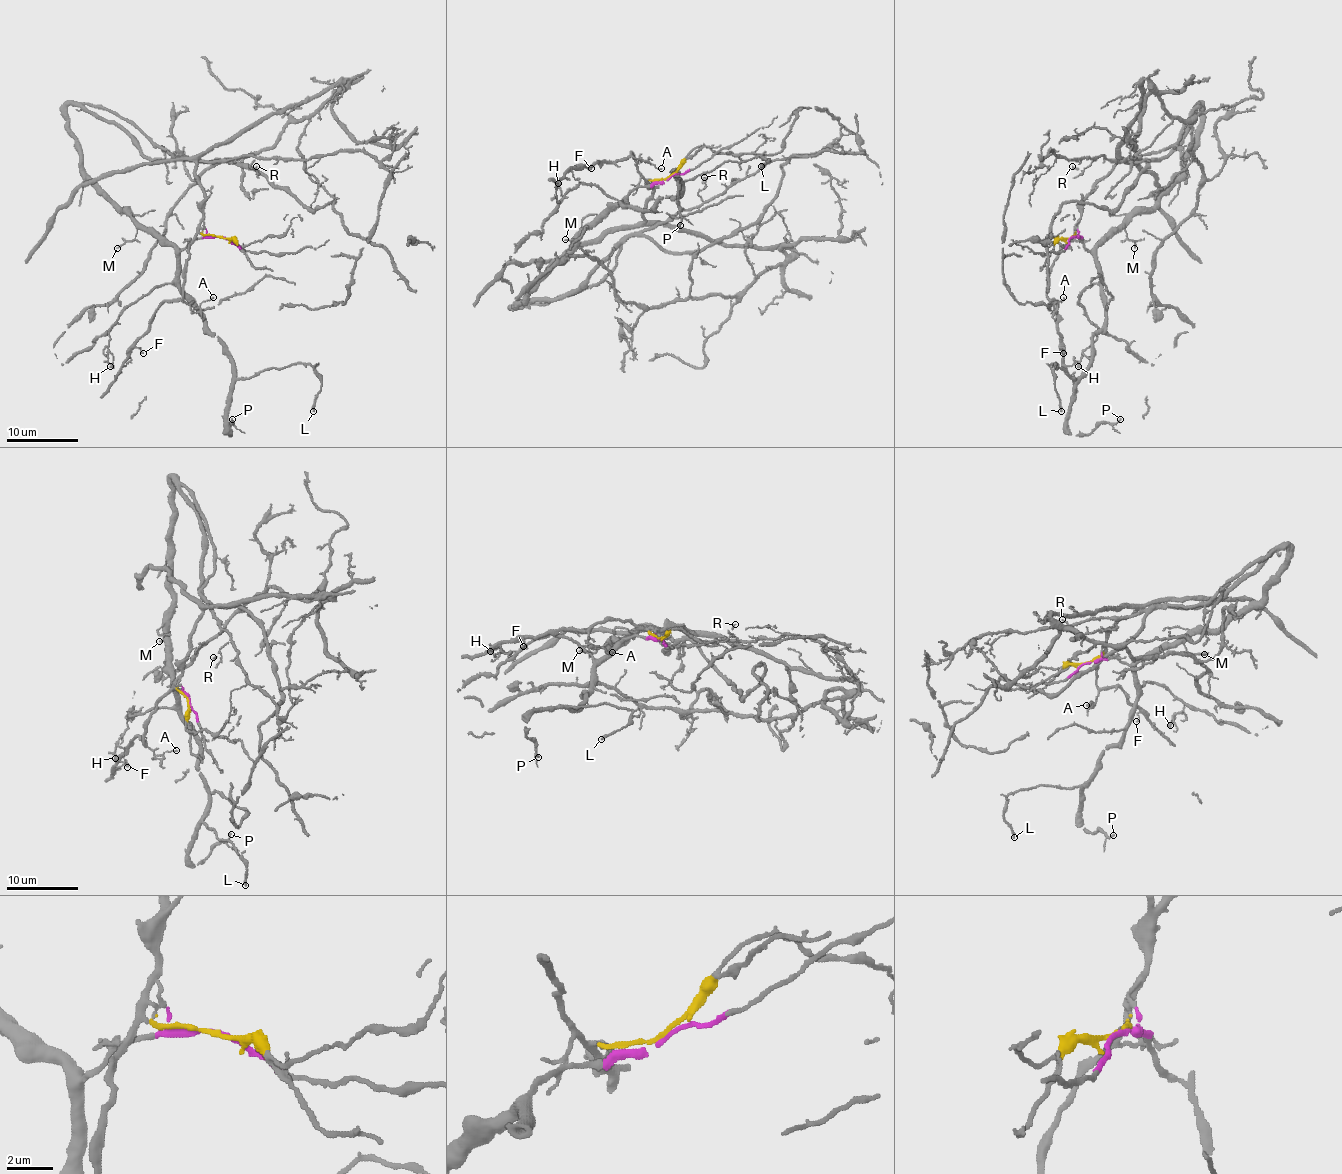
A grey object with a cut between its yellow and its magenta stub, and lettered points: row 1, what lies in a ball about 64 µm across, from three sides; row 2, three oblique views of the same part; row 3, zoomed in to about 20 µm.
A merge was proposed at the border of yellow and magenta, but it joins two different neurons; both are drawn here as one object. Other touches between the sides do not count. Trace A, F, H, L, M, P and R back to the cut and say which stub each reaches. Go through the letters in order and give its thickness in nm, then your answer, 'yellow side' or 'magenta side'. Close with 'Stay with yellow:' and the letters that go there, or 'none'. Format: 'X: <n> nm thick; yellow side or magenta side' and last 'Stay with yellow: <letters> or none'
A: 110 nm thick; yellow side
F: 120 nm thick; yellow side
H: 180 nm thick; magenta side
L: 240 nm thick; magenta side
M: 140 nm thick; magenta side
P: 180 nm thick; magenta side
R: 160 nm thick; magenta side
Stay with yellow: A, F

